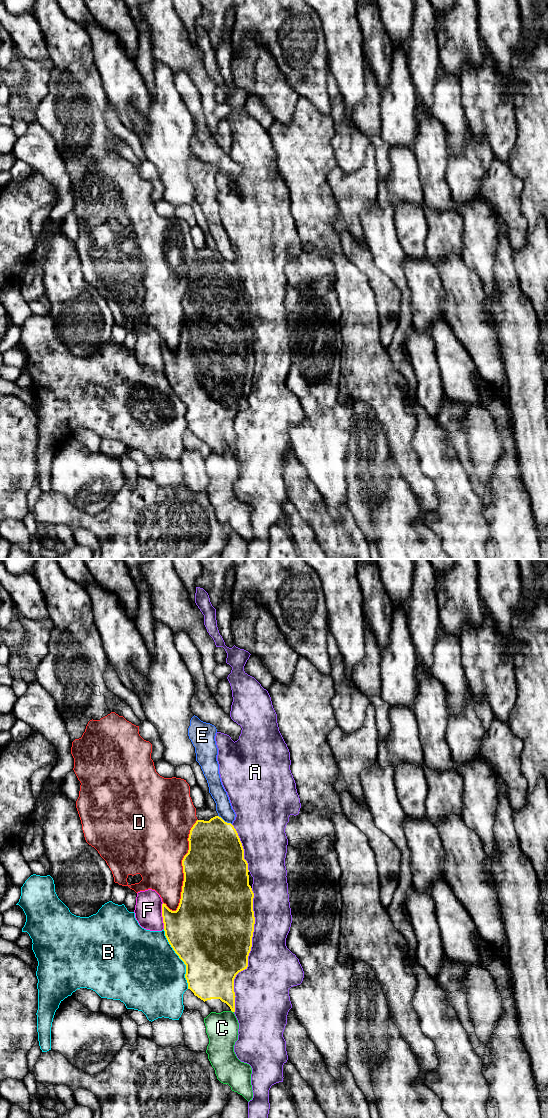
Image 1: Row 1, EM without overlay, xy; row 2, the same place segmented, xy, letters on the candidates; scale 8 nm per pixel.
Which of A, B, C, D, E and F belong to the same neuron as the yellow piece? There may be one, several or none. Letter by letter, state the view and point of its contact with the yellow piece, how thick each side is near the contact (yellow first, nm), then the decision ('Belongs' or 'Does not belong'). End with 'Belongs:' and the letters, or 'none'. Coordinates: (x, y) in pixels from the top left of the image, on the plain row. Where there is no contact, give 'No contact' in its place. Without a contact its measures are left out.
A: Touches yellow at xy (250, 390). Thickness 500 nm (yellow) against 400 nm. Does not belong
B: Touches yellow at xy (180, 398). Thickness 500 nm (yellow) against 500 nm. Does not belong
C: Touches yellow at xy (232, 451). Thickness 240 nm (yellow) against 260 nm. Does not belong
D: Touches yellow at xy (182, 305). Thickness 480 nm (yellow) against 460 nm. Does not belong
E: Touches yellow at xy (224, 261). Thickness 440 nm (yellow) against 130 nm. Does not belong
F: Touches yellow at xy (162, 356). Thickness 380 nm (yellow) against 220 nm. Does not belong
Belongs: none

